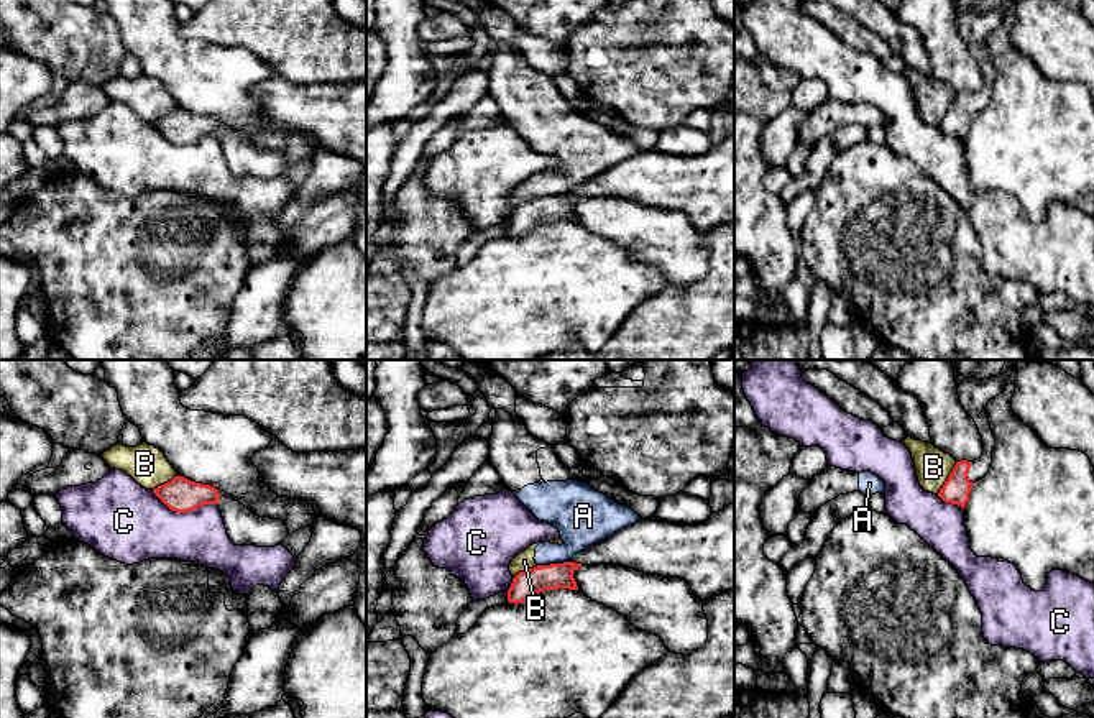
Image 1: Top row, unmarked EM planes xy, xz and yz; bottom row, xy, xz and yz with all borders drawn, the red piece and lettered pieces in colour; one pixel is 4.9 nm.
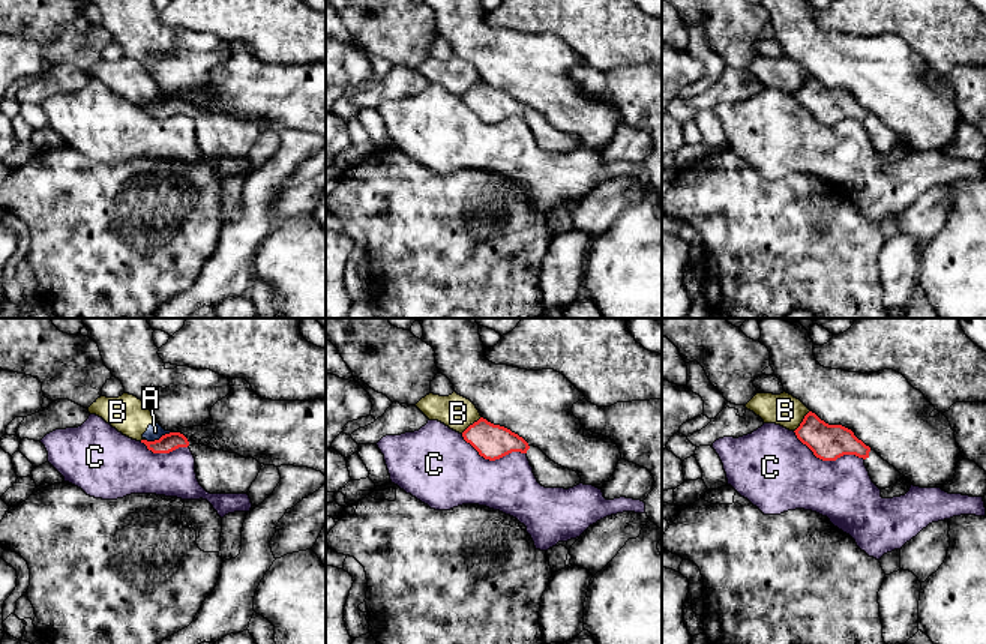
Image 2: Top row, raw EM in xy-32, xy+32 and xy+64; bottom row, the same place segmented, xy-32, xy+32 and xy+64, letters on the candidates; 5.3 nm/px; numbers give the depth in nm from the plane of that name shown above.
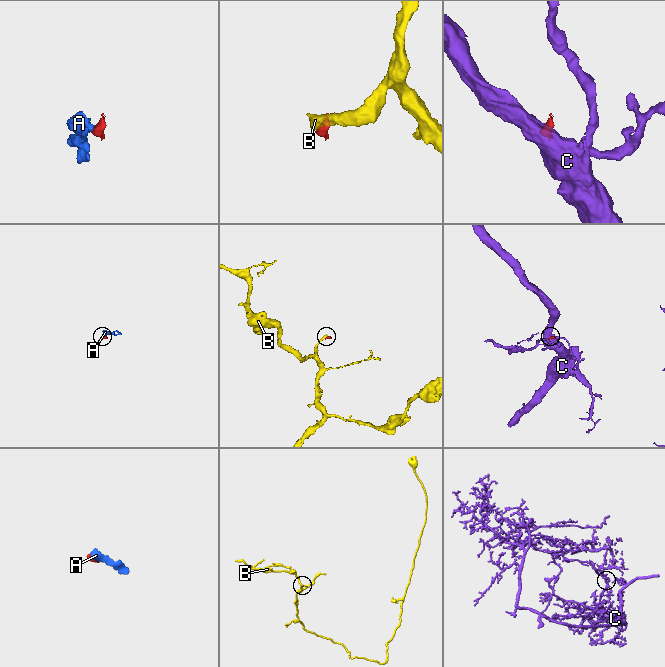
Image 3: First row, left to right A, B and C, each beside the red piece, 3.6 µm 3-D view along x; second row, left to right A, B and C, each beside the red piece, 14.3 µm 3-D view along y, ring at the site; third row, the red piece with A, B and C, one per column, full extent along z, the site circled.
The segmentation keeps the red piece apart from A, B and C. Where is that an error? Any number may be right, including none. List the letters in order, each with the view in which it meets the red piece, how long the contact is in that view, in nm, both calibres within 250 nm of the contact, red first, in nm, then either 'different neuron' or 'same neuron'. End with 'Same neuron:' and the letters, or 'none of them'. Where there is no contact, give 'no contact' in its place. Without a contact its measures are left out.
A: contact in xz; length 160 nm; calibres 130 and 240 nm; different neuron
B: contact in yz; length 190 nm; calibres 140 and 170 nm; different neuron
C: contact in xy; length 320 nm; calibres 170 and 360 nm; different neuron
Same neuron: none of them

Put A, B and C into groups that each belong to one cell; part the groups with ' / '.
A B / C

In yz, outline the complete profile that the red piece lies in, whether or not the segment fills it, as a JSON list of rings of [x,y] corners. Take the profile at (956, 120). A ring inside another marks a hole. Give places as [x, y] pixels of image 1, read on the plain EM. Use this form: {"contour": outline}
{"contour": [[[986,43],[976,48],[974,54],[982,69],[984,76],[982,87],[974,94],[968,92],[956,94],[953,104],[949,105],[948,112],[945,113],[943,120],[938,125],[938,128],[945,135],[958,136],[963,141],[969,133],[972,117],[984,110],[986,105],[989,104],[992,95],[992,82],[995,77],[995,69],[992,66]]]}

